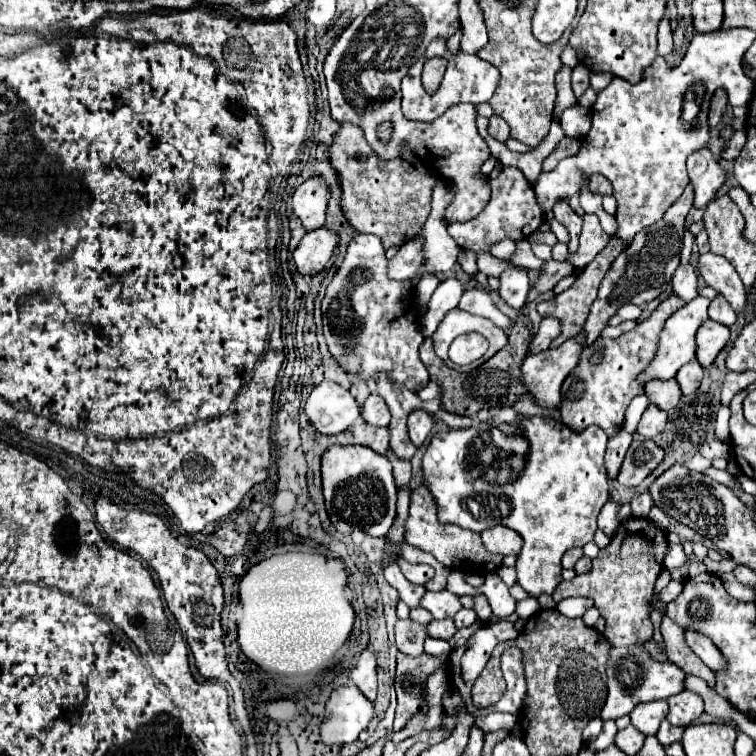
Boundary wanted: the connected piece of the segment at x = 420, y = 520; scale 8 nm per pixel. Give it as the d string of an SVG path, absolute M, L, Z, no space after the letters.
M422 484L416 490L412 490L412 494L410 494L410 514L408 514L408 520L404 524L404 540L412 546L418 546L424 552L430 552L440 564L454 568L454 570L464 572L464 570L468 570L468 566L476 564L476 572L484 576L488 572L496 572L502 566L502 556L486 550L486 546L480 540L480 532L464 530L456 524L440 524L436 512L438 512L436 500L430 494L428 486Z

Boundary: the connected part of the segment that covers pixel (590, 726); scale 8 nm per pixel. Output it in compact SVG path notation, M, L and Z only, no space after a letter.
M590 720L582 732L584 742L594 742L602 730L602 720Z

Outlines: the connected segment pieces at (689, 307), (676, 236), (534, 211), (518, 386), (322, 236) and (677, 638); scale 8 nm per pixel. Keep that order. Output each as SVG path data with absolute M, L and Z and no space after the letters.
M696 296L692 302L684 304L680 310L676 310L666 320L666 326L664 326L664 332L662 332L662 342L660 342L660 348L656 352L656 358L652 360L648 370L640 376L640 382L648 382L648 380L654 380L654 378L662 378L662 380L672 378L672 376L676 376L680 366L684 366L684 364L688 364L696 358L696 332L708 320L708 304L710 304L708 298Z
M688 186L678 202L666 210L662 220L648 226L640 234L636 234L632 246L628 246L608 268L604 280L600 282L598 298L592 304L590 316L584 324L584 330L588 332L588 344L594 342L600 332L608 326L608 320L618 312L624 304L638 304L646 306L654 298L658 298L662 292L670 288L670 280L674 270L680 264L680 250L682 250L682 234L684 234L684 220L688 210L692 208L692 186Z
M504 166L504 170L496 178L484 176L484 180L490 184L490 190L492 190L492 196L484 206L484 210L476 218L470 218L466 222L448 222L448 234L456 240L456 244L476 254L490 252L494 244L506 238L524 240L532 232L536 232L544 222L544 214L534 198L532 184L526 180L522 170L518 170L516 166Z
M516 322L514 328L508 332L508 346L504 350L496 352L490 360L480 364L478 368L472 370L452 370L448 368L432 348L432 338L424 338L424 344L420 346L420 358L428 366L432 382L442 386L444 396L442 396L442 406L444 410L458 414L458 416L476 416L484 408L506 408L506 406L516 406L524 396L528 396L528 388L522 382L522 364L524 358L528 356L528 346L530 346L530 332L522 322Z
M326 226L306 232L306 236L300 240L298 248L294 250L296 268L308 276L322 272L326 268L328 260L332 258L338 242L340 242L338 232L334 232Z
M664 616L662 620L662 636L664 636L664 642L666 642L666 652L668 652L668 658L680 666L686 674L694 674L694 676L700 676L708 682L708 688L714 690L716 688L716 676L712 670L708 670L708 666L704 666L704 662L692 652L692 648L686 644L684 640L684 630L680 630L672 620L668 620Z

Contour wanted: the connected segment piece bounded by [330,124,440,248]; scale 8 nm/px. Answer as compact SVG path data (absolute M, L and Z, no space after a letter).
M342 124L330 146L330 162L338 170L342 182L340 206L358 232L374 234L382 238L386 248L392 248L408 242L408 238L424 226L430 214L432 190L440 180L438 174L420 172L402 158L392 158L380 164L380 156L364 138L364 130L354 124Z

